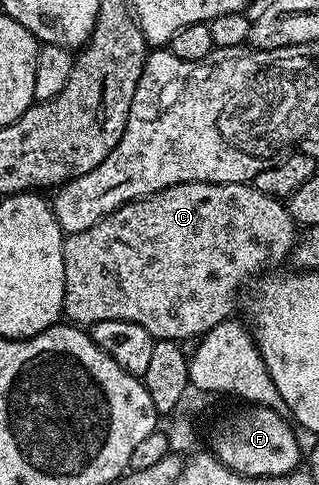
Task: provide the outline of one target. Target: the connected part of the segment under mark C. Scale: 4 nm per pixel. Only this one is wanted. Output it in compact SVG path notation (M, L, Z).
M187 182L163 190L161 194L149 198L139 198L135 202L128 202L113 214L105 215L94 228L86 232L69 234L64 239L64 312L63 317L69 323L81 328L90 328L95 322L102 320L130 320L134 324L142 324L146 332L150 332L153 339L170 338L185 340L184 338L199 339L210 332L215 325L231 319L236 313L236 301L240 298L240 289L251 278L272 270L284 257L293 253L297 245L298 227L292 219L287 205L281 199L271 198L256 190L255 185L242 182Z

